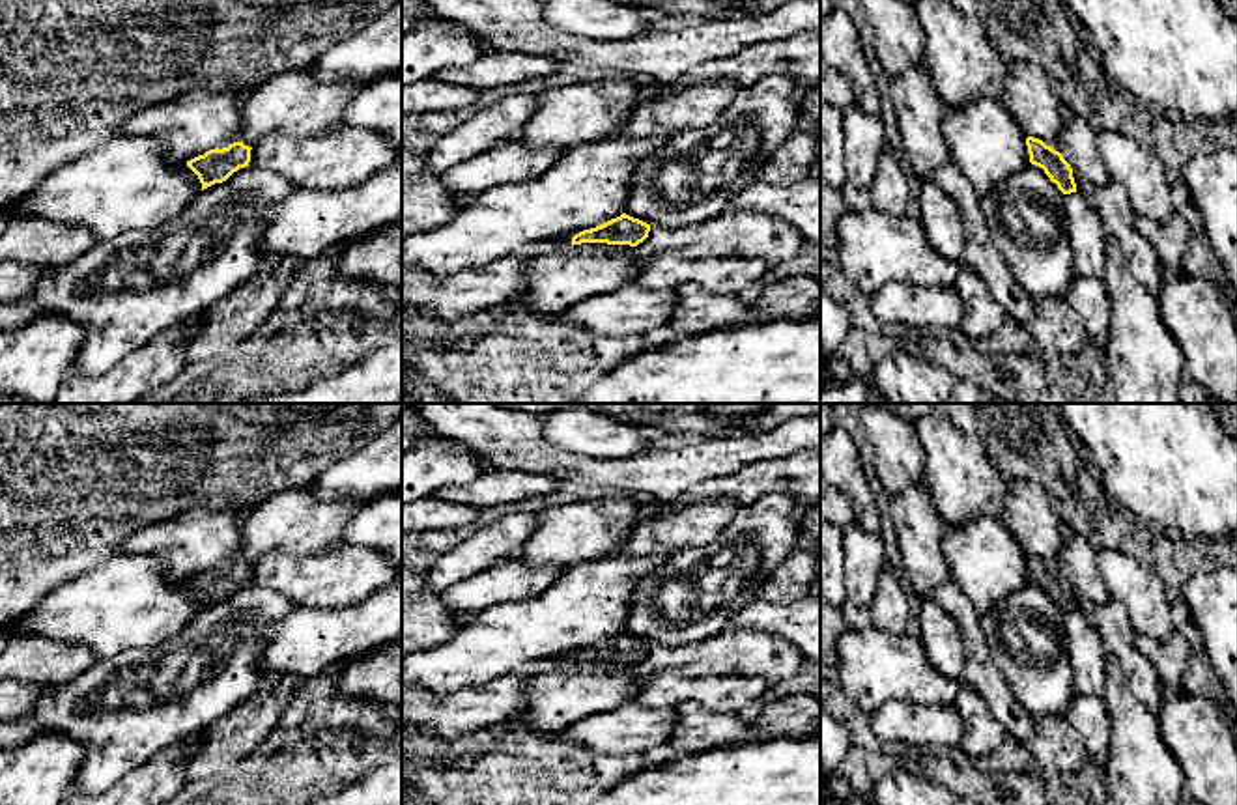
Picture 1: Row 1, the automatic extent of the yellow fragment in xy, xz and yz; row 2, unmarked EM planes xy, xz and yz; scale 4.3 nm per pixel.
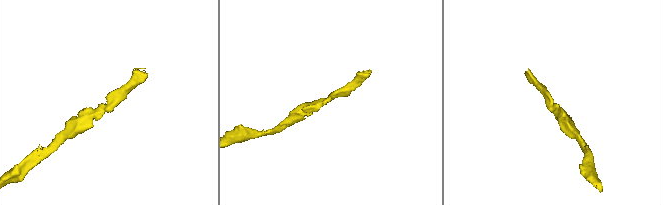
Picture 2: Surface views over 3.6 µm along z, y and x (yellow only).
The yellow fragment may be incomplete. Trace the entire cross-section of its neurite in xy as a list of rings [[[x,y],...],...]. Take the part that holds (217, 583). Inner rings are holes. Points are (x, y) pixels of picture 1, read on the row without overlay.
[[[234,560],[228,566],[215,566],[187,579],[187,585],[198,594],[202,609],[226,600],[239,586],[249,585],[250,581],[250,564],[243,560]]]

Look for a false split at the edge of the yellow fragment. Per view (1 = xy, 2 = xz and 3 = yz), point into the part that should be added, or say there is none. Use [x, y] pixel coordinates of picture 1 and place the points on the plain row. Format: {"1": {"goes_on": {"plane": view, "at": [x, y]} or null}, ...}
{"1": {"goes_on": null}, "2": {"goes_on": null}, "3": {"goes_on": null}}

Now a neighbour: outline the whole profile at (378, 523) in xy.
[[[402,491],[363,504],[333,545],[381,551],[402,572]]]

